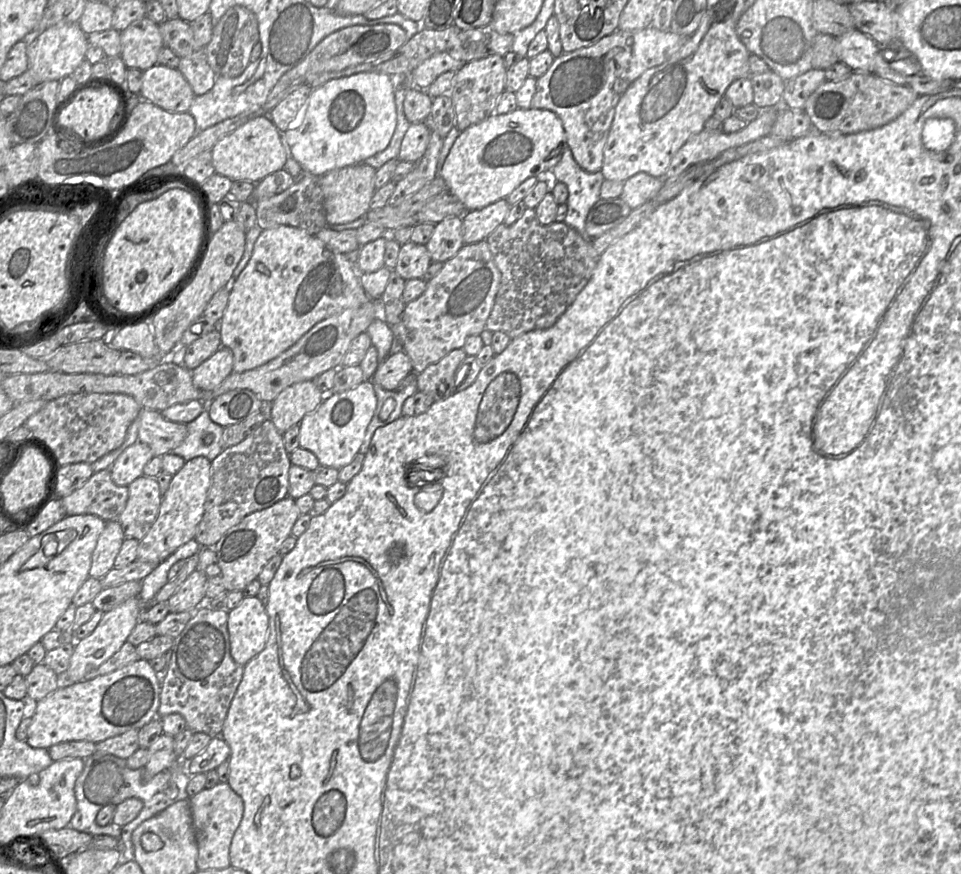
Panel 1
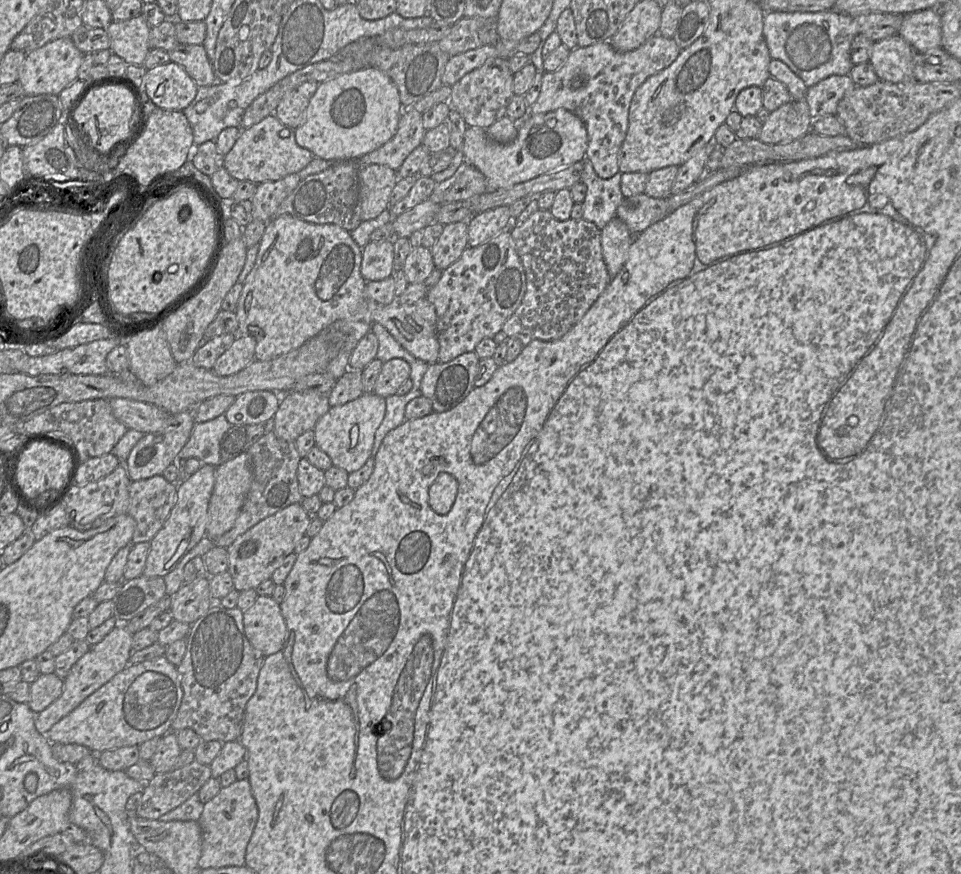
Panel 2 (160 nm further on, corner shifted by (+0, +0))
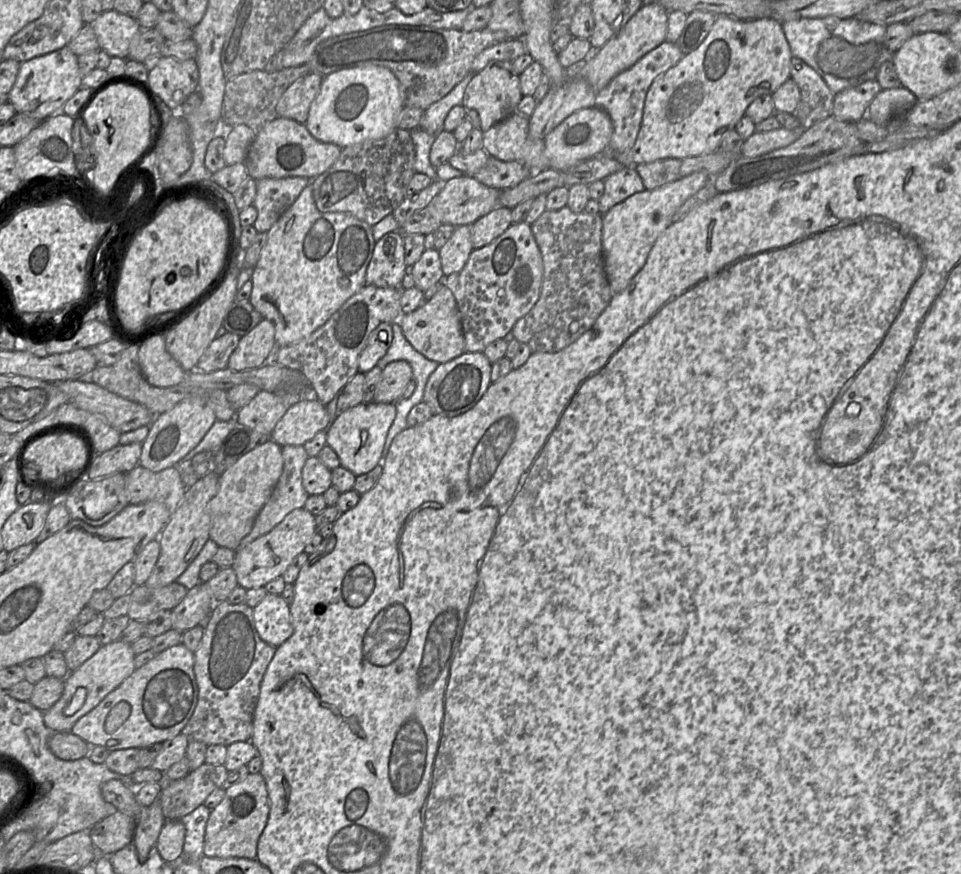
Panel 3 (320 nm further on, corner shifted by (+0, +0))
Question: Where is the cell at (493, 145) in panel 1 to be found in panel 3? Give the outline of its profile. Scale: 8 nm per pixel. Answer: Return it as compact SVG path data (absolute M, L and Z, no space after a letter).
M584 108L572 113L543 139L549 168L567 170L607 151L612 133L613 125L605 111L598 108Z

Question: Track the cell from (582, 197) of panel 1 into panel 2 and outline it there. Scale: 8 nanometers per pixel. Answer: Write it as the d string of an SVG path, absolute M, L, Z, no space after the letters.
M584 159L580 162L584 164L580 182L587 188L582 202L582 219L594 223L602 231L616 217L617 208L624 199L621 192L622 173L603 179L596 174L590 161Z

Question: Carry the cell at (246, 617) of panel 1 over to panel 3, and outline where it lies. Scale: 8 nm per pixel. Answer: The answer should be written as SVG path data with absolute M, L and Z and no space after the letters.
M267 593L253 608L253 618L260 638L278 648L293 634L291 608L281 595Z

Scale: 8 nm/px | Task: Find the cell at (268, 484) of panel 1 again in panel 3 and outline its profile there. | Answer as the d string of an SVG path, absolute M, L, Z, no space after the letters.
M283 446L281 453L281 476L269 500L258 513L250 533L241 540L239 548L271 531L291 511L303 508L309 496L302 483L302 469L309 457L304 446Z

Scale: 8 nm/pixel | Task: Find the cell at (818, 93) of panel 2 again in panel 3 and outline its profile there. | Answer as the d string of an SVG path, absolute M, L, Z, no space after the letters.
M876 80L865 81L835 94L832 116L846 122L857 122L866 117L873 98L882 90Z

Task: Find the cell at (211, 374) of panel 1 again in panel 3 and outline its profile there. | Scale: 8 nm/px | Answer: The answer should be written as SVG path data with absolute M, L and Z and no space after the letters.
M262 319L249 333L240 338L237 348L230 355L227 368L244 371L275 364L271 361L276 350L275 326Z

